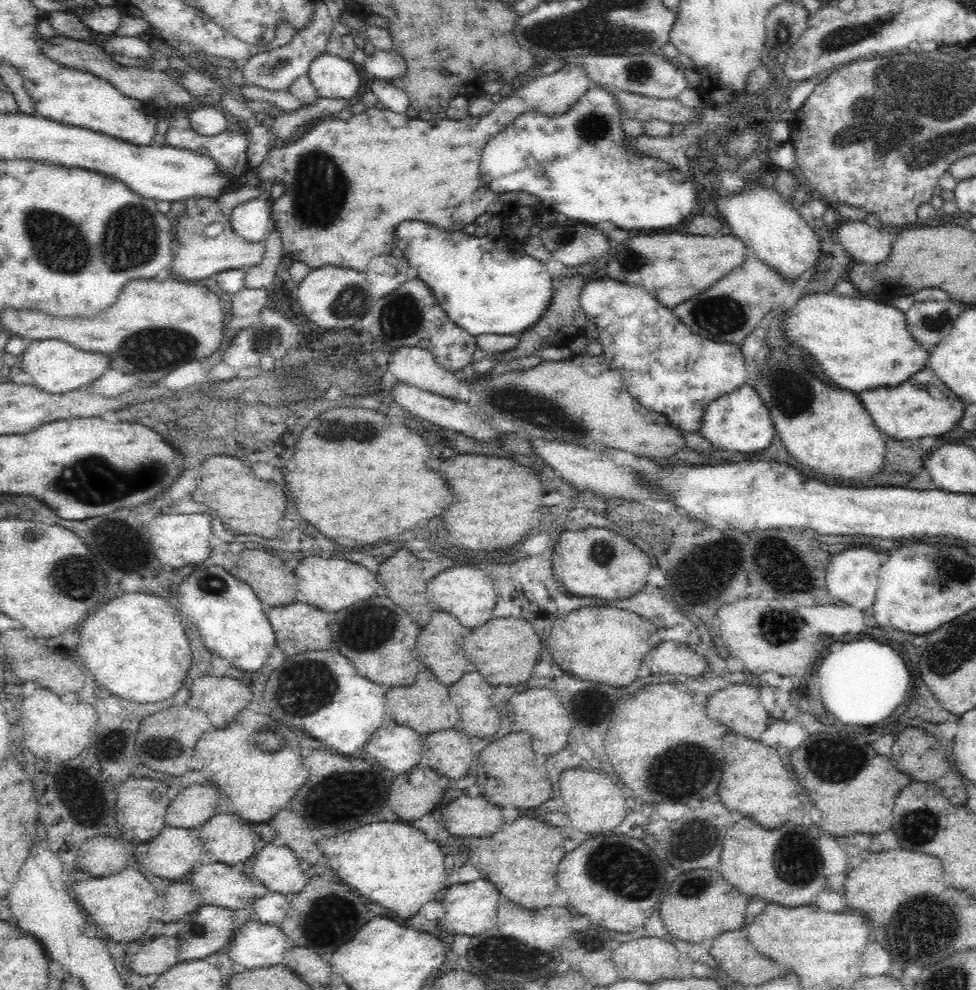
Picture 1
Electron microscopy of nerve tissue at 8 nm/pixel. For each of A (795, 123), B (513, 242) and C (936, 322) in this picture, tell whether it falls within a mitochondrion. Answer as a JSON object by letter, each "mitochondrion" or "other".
{"A":"other","B":"other","C":"mitochondrion"}

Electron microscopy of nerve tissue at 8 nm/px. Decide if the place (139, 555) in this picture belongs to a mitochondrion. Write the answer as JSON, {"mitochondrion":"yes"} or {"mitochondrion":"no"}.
{"mitochondrion":"no"}

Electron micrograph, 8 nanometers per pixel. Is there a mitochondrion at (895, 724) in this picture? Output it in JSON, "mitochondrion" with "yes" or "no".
{"mitochondrion":"no"}

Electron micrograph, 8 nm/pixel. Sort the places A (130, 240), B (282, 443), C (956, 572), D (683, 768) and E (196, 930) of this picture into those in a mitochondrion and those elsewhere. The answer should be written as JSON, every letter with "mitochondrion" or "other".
{"A":"mitochondrion","B":"other","C":"mitochondrion","D":"mitochondrion","E":"other"}

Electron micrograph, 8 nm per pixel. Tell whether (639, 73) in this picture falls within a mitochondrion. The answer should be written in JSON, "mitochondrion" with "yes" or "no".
{"mitochondrion":"yes"}

